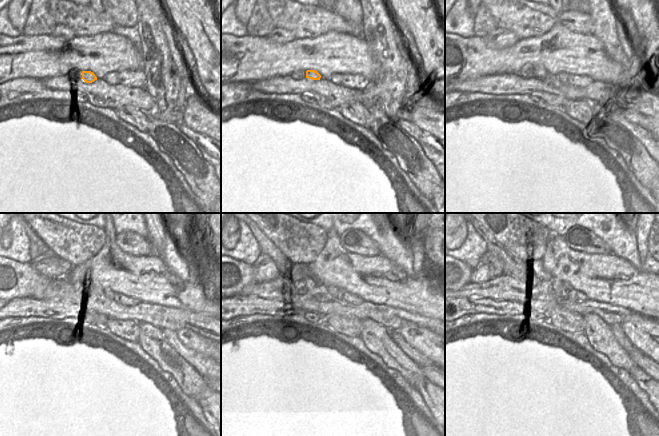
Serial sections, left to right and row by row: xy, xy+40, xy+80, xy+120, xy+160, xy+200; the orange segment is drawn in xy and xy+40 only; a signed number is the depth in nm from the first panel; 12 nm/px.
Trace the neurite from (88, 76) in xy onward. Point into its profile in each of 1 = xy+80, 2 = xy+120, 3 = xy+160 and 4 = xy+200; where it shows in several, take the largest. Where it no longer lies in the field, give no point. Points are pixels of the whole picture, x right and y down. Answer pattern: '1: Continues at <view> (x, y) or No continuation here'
1: Continues at xy+80 (538, 71)
2: Continues at xy+120 (84, 289)
3: Continues at xy+160 (302, 287)
4: Continues at xy+200 (534, 271).

